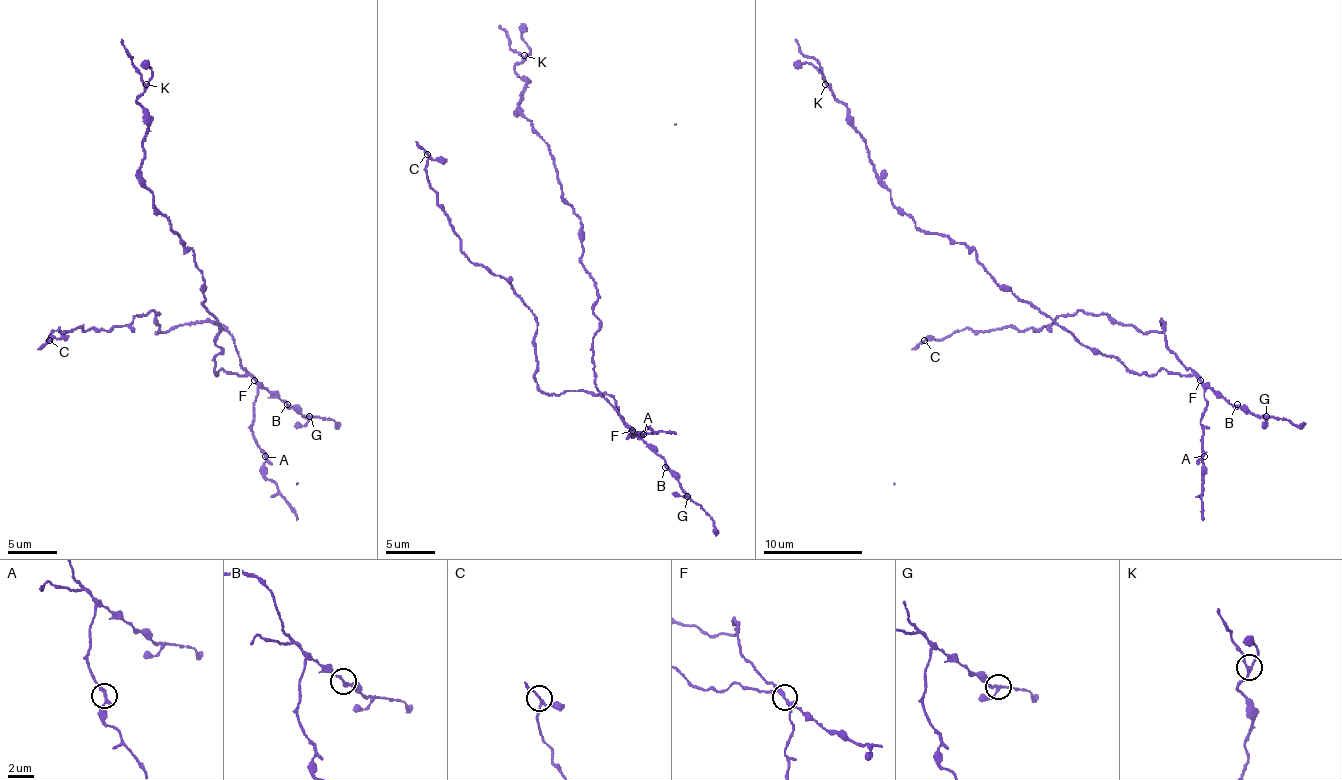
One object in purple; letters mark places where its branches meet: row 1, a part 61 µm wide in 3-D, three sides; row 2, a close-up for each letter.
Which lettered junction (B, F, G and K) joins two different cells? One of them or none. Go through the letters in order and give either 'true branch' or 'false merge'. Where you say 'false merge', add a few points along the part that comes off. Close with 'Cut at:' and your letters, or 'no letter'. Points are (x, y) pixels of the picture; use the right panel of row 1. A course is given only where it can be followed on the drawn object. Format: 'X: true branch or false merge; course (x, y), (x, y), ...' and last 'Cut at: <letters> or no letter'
B: true branch
F: false merge; course (1200, 379), (1167, 347), (1165, 325), (1145, 332), (1076, 310), (1036, 330), (964, 327), (912, 350)
G: true branch
K: true branch
Cut at: F

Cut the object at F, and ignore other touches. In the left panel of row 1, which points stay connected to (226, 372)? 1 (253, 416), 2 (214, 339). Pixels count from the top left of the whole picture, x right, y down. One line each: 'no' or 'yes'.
1: no
2: yes

